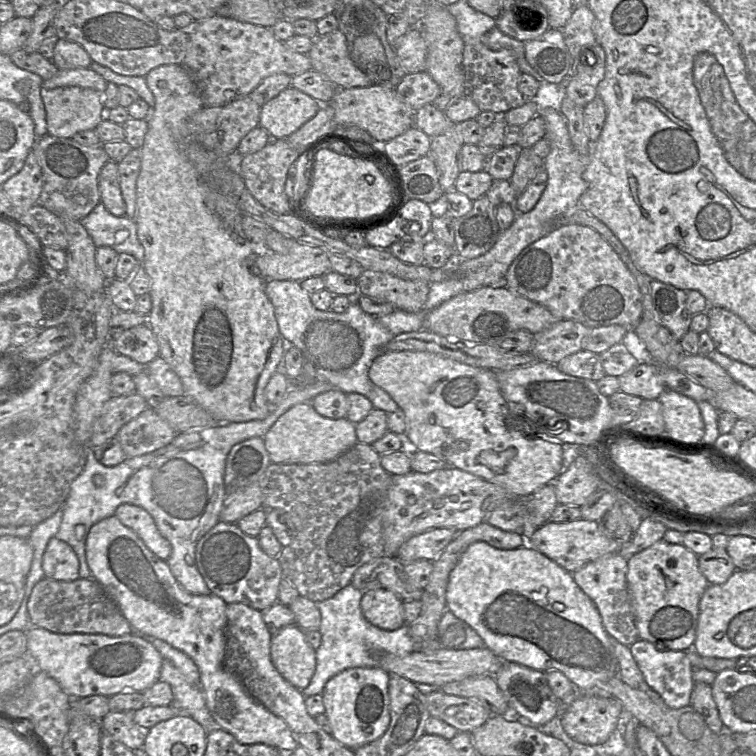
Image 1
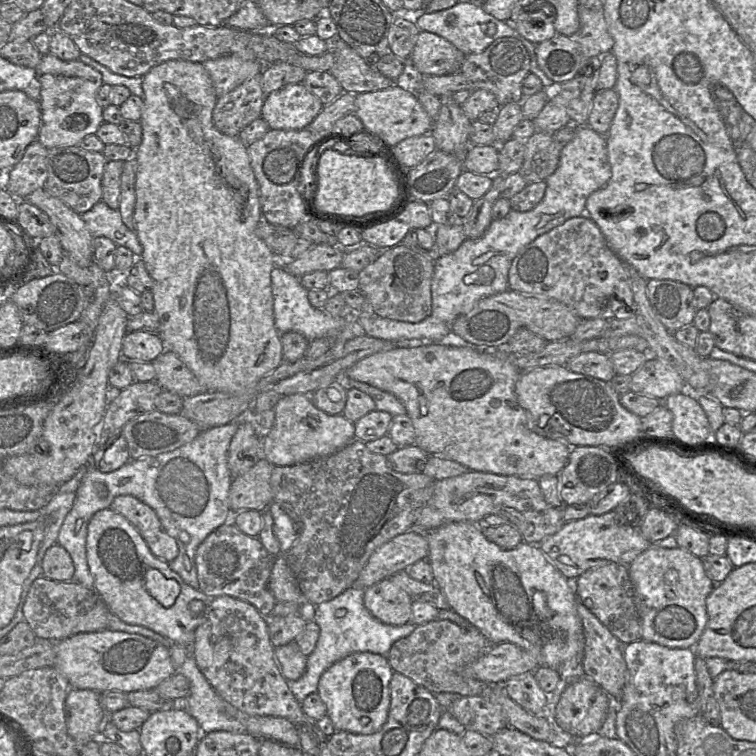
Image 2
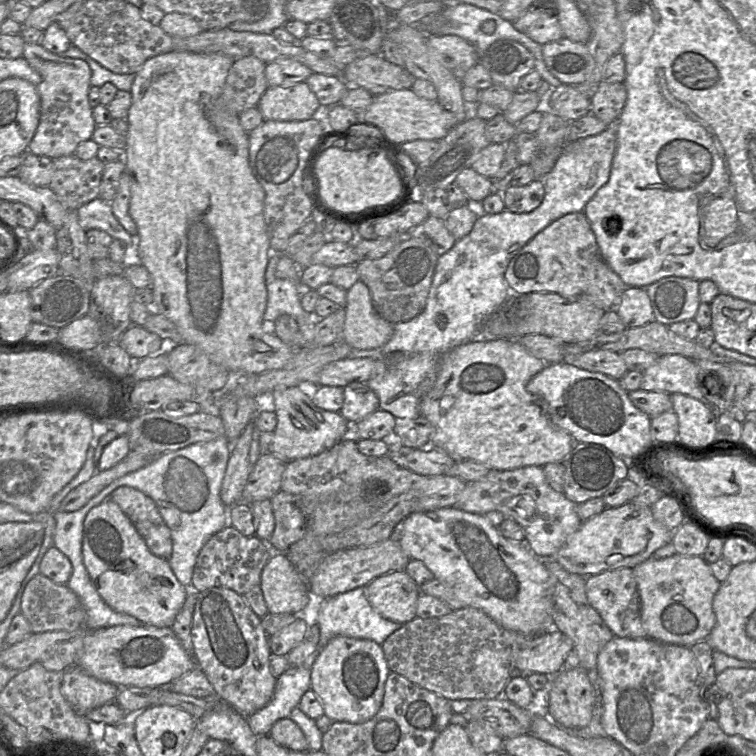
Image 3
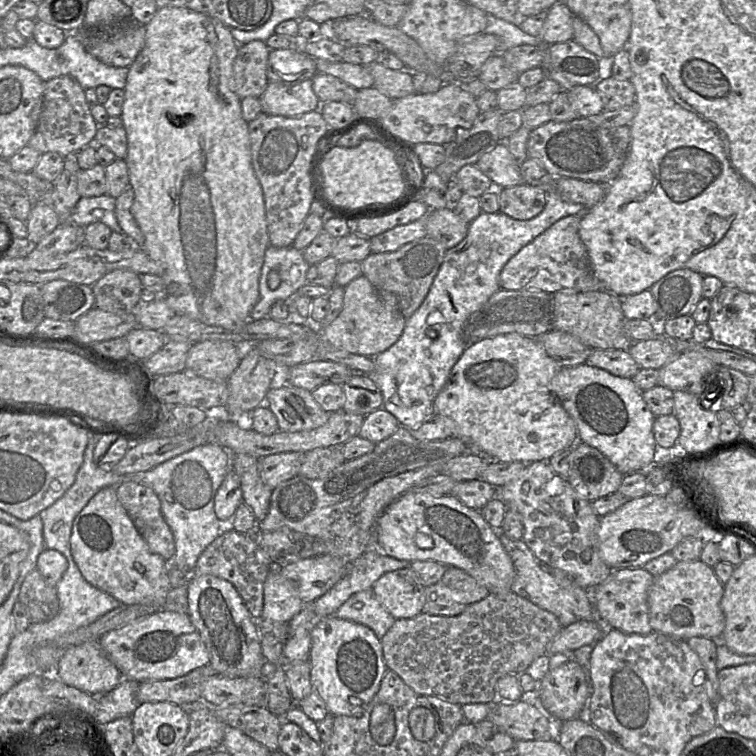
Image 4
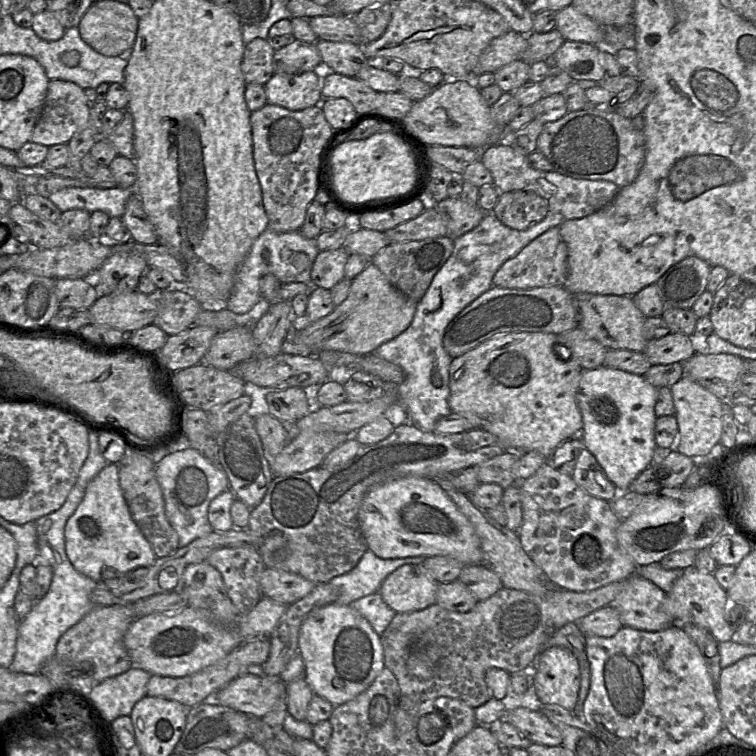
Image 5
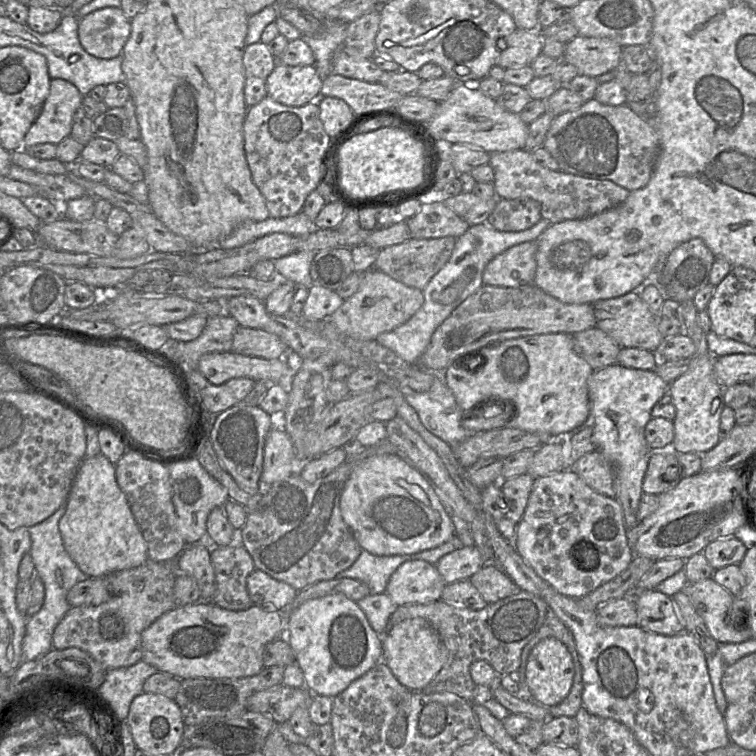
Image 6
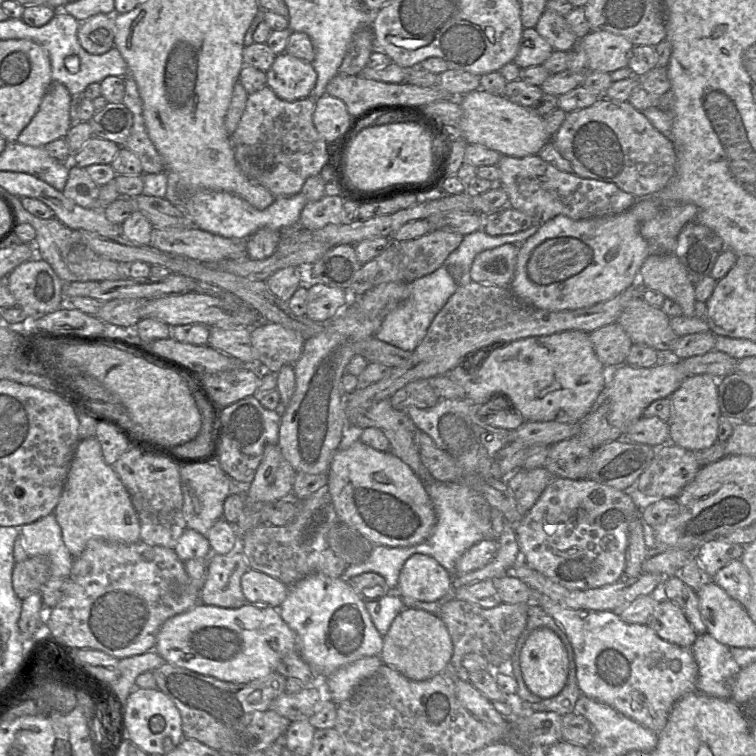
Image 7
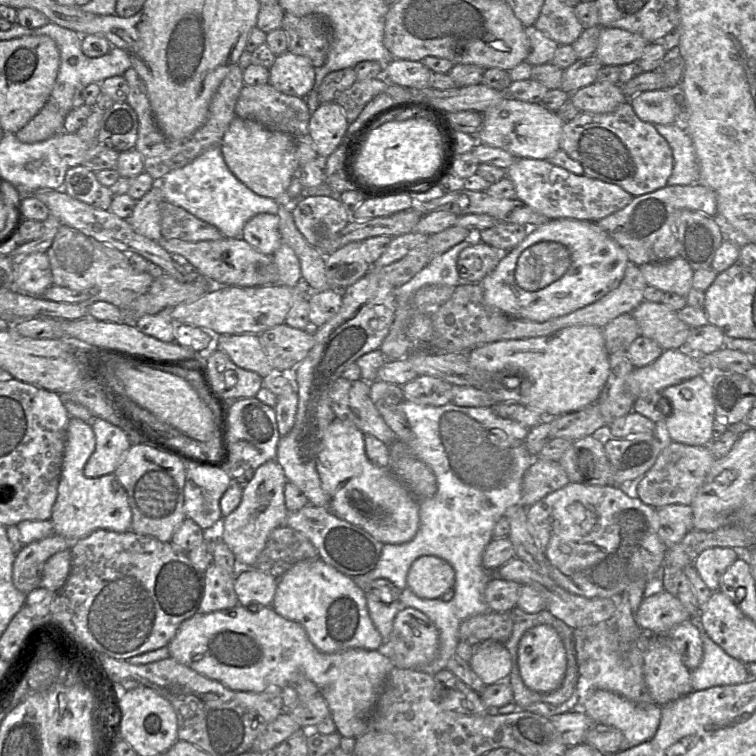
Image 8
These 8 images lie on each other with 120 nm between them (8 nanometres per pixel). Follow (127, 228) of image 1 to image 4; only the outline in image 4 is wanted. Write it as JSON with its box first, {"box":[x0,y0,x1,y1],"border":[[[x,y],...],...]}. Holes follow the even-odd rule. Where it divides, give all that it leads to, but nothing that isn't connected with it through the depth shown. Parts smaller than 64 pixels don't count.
{"box":[70,194,123,233],"border":[[[108,194],[81,197],[71,214],[70,221],[80,227],[102,222],[109,226],[112,231],[123,233],[115,214],[115,207],[116,198]]]}

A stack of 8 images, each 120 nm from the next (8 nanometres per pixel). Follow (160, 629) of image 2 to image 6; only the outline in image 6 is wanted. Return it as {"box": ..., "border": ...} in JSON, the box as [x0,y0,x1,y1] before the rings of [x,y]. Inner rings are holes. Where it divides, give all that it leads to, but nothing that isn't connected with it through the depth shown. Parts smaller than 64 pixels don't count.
{"box":[59,453,148,577],"border":[[[102,453],[81,462],[66,500],[65,513],[59,520],[59,531],[65,550],[88,577],[134,568],[148,559],[147,544],[117,484],[115,465]]]}

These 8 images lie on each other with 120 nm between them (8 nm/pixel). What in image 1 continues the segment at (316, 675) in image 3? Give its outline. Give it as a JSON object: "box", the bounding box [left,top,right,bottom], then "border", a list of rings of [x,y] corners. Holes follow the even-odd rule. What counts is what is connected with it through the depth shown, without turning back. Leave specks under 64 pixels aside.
{"box":[322,666,390,748],"border":[[[380,666],[355,667],[330,678],[322,692],[332,736],[347,748],[356,748],[380,738],[390,723],[390,674]]]}

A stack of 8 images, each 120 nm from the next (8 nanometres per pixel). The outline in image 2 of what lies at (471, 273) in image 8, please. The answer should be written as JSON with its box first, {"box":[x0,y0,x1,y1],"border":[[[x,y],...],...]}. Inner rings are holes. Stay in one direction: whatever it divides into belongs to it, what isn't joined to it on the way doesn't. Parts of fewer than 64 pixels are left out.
{"box":[508,214,635,320],"border":[[[583,214],[538,236],[522,248],[512,261],[508,274],[510,290],[530,296],[553,299],[569,307],[581,320],[611,320],[635,316],[635,302],[626,264],[609,248],[594,221]]]}

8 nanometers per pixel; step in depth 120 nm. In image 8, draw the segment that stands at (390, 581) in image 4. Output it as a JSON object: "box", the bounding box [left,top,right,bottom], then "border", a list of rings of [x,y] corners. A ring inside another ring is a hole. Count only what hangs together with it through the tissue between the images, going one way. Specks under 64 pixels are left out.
{"box":[406,555,455,599],"border":[[[423,555],[411,564],[406,580],[407,587],[418,597],[437,599],[453,589],[455,571],[446,560]]]}

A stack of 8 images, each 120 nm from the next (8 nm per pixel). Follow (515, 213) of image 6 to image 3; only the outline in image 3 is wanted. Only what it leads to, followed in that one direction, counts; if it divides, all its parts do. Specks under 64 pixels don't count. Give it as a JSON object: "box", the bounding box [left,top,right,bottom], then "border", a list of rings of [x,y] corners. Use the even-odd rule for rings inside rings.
{"box":[503,180,544,213],"border":[[[534,180],[524,186],[509,185],[503,192],[505,210],[513,213],[529,213],[540,206],[544,199],[542,180]]]}

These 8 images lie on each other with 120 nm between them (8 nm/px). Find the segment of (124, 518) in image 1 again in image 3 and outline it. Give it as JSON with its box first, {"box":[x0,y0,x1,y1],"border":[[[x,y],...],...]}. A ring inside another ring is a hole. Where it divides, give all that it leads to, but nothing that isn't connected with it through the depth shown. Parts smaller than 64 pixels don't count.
{"box":[110,486,172,559],"border":[[[129,486],[117,488],[110,499],[129,518],[149,551],[158,557],[169,559],[172,554],[170,529],[162,519],[155,502],[140,490]]]}

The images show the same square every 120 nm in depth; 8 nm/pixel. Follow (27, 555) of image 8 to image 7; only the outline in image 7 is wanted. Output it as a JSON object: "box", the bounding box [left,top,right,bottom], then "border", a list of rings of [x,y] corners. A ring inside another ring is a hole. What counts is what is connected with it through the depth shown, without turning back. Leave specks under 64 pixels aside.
{"box":[13,556,50,600],"border":[[[45,556],[28,557],[14,565],[13,590],[18,598],[23,600],[33,592],[40,592],[50,578],[50,566]]]}

